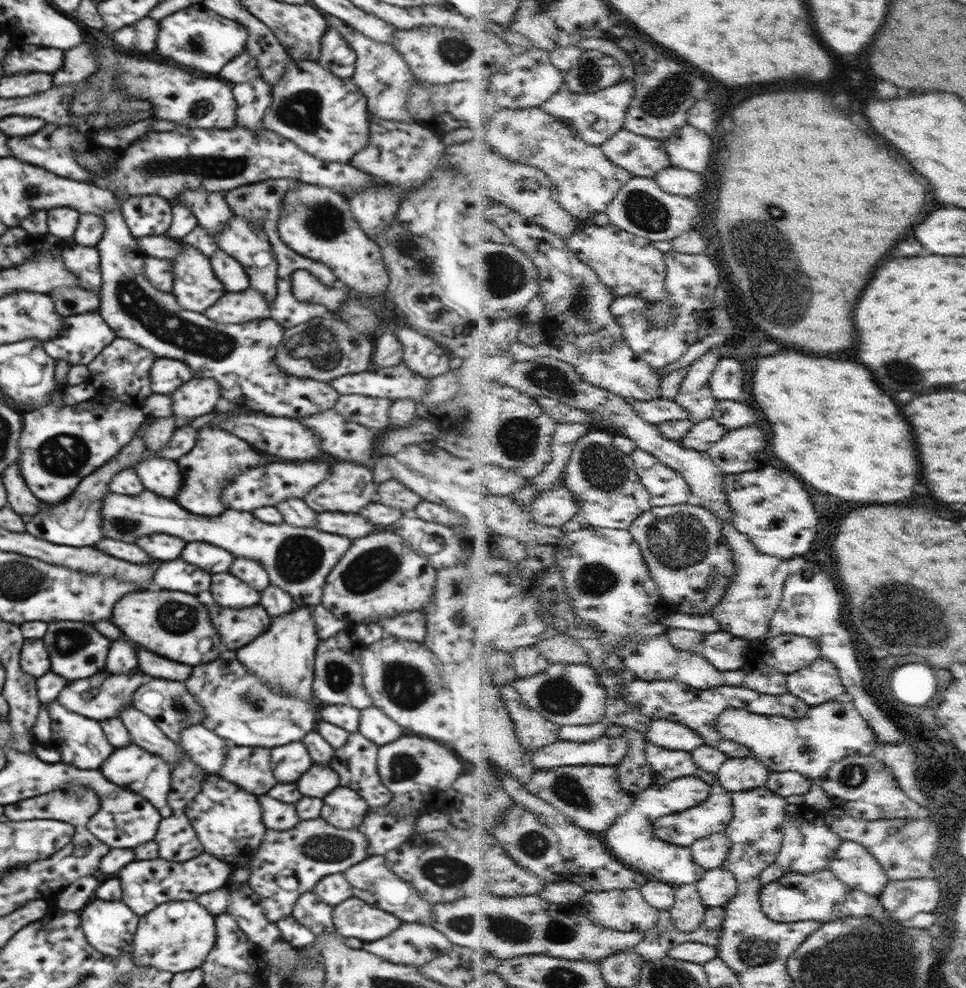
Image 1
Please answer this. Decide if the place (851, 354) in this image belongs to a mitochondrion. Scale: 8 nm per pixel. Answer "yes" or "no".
no

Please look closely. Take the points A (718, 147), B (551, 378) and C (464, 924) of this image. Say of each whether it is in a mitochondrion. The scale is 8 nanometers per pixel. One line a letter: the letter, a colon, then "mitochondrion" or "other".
A: other
B: mitochondrion
C: mitochondrion

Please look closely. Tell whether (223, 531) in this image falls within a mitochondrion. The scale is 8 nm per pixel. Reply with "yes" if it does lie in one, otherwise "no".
no

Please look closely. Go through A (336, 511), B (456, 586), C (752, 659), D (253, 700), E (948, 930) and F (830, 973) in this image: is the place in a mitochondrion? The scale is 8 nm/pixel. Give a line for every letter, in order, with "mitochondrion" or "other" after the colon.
A: other
B: mitochondrion
C: other
D: mitochondrion
E: other
F: mitochondrion

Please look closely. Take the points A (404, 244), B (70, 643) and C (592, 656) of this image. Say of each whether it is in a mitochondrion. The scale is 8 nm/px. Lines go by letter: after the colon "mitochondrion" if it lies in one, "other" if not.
A: mitochondrion
B: mitochondrion
C: other

